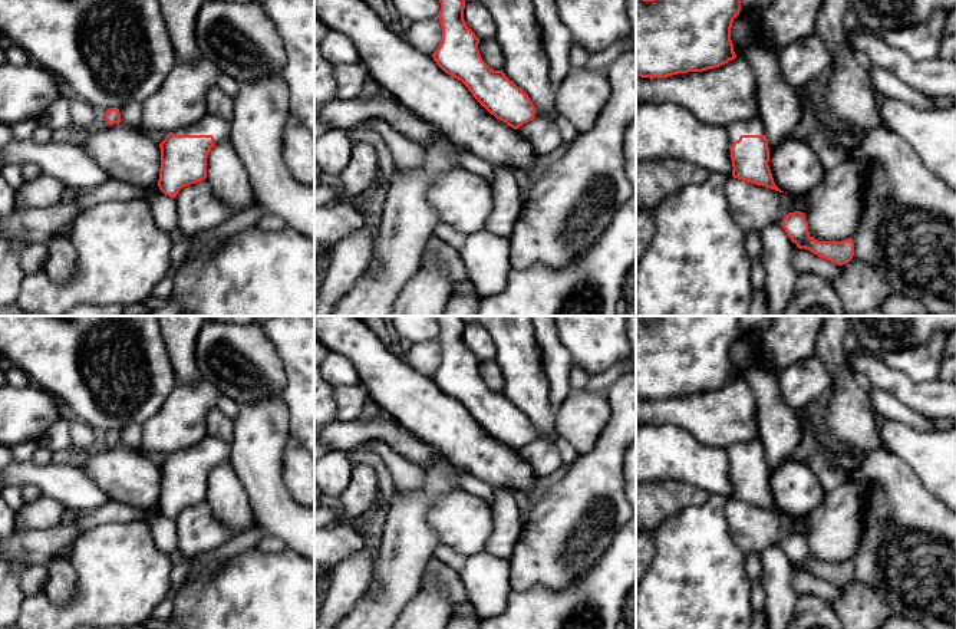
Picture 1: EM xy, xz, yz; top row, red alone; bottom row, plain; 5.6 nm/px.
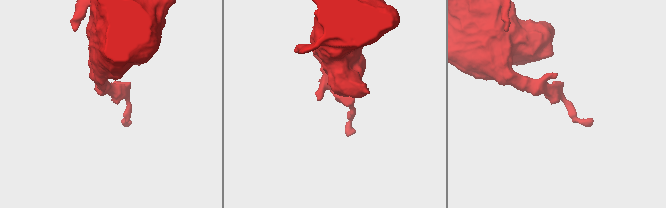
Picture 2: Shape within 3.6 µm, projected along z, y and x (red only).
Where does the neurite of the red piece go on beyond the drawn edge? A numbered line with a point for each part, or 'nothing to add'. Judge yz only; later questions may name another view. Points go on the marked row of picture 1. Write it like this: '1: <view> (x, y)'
1: yz (750, 127)

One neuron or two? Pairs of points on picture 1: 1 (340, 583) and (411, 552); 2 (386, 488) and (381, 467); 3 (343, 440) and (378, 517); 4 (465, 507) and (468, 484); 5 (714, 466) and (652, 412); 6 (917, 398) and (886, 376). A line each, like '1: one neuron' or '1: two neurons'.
1: two neurons
2: one neuron
3: two neurons
4: two neurons
5: two neurons
6: one neuron

